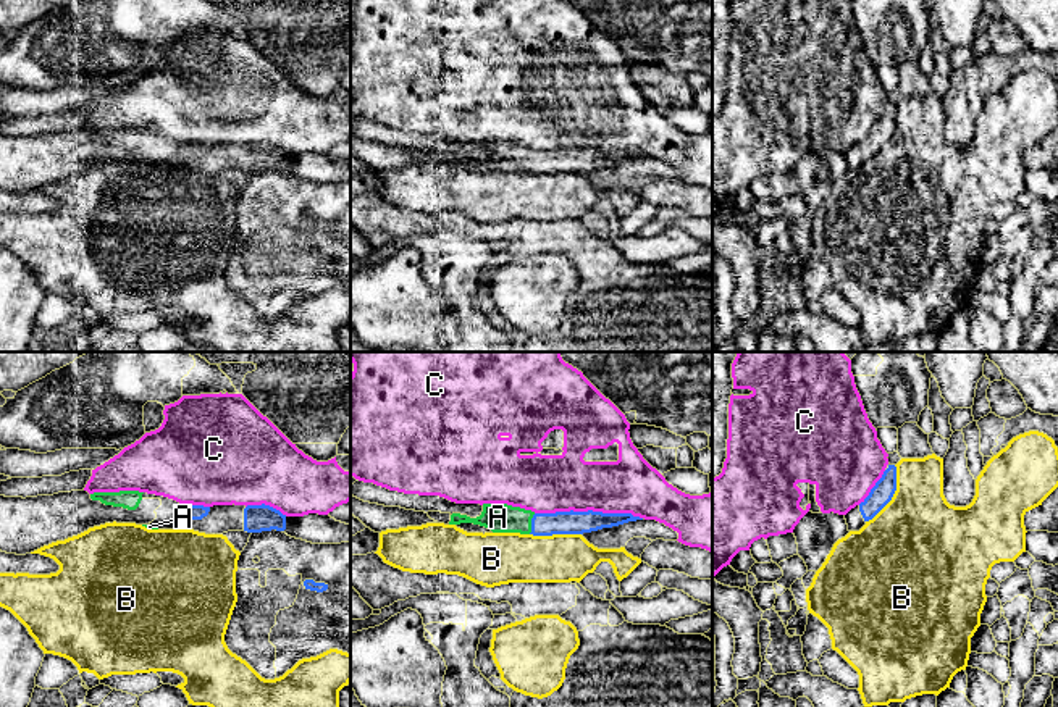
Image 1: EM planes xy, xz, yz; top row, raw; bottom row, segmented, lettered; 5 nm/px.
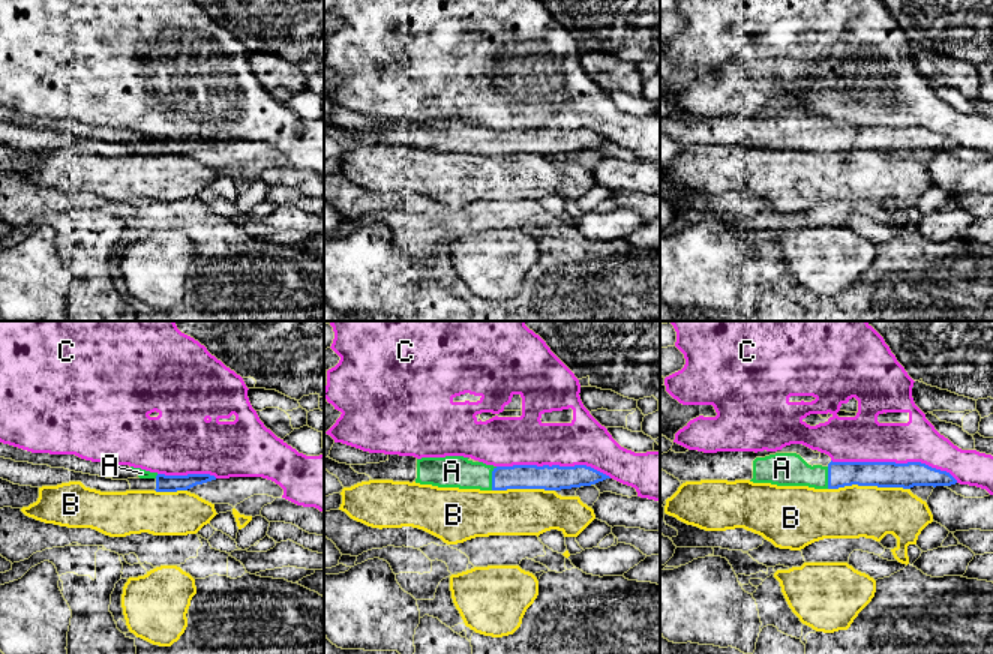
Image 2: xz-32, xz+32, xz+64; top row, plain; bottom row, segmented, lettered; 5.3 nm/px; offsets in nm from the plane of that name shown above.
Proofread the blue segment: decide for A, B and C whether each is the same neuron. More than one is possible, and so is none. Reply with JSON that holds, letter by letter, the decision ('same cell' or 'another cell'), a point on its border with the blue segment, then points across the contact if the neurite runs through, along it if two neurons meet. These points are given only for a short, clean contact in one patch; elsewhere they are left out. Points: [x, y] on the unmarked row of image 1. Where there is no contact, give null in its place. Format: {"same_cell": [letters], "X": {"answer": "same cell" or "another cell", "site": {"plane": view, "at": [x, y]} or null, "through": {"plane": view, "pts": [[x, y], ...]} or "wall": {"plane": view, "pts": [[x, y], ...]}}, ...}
{"same_cell": ["A"], "A": {"answer": "same cell", "site": {"plane": "xz", "at": [532, 162]}, "through": {"plane": "xz", "pts": [[570, 160], [532, 162], [498, 155]]}}, "B": {"answer": "another cell", "site": {"plane": "yz", "at": [894, 131]}, "wall": {"plane": "yz", "pts": [[895, 104], [894, 134], [866, 160]]}}, "C": {"answer": "another cell", "site": {"plane": "xz", "at": [588, 149]}}}

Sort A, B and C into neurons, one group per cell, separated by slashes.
A / B / C

